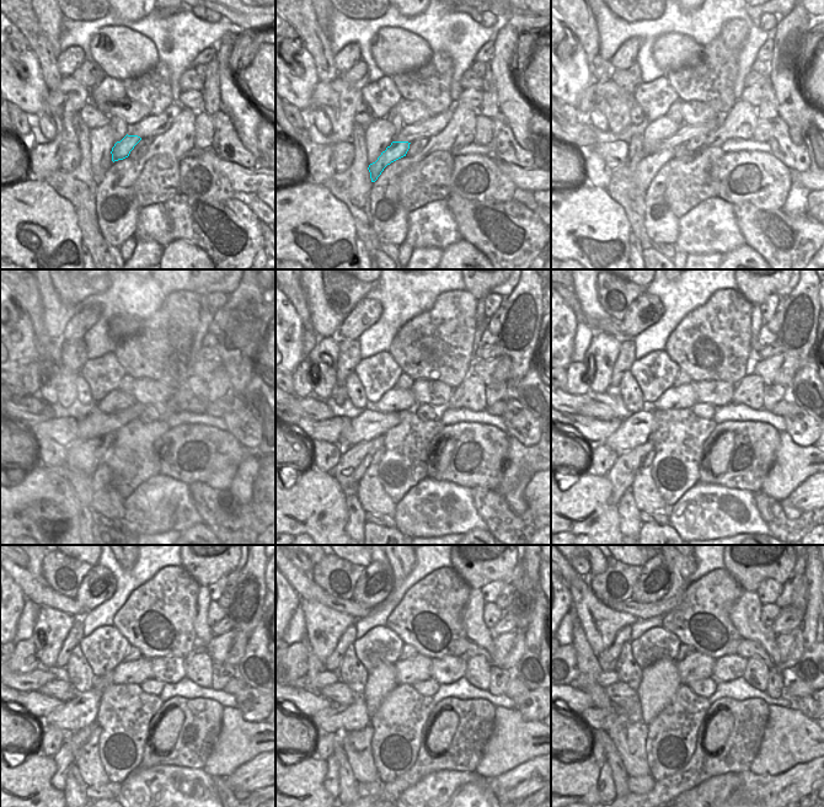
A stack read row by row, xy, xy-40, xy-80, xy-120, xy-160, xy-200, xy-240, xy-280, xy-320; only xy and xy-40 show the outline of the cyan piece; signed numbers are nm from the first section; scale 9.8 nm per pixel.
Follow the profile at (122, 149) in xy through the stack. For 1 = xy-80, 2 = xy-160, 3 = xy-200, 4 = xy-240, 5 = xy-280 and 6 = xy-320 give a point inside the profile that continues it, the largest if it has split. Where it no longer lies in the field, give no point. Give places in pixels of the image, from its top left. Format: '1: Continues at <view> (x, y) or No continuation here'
1: Continues at xy-80 (646, 170)
2: Continues at xy-160 (354, 460)
3: Continues at xy-200 (621, 475)
4: Continues at xy-240 (65, 755)
5: Continues at xy-280 (331, 780)
6: Continues at xy-320 (606, 789)

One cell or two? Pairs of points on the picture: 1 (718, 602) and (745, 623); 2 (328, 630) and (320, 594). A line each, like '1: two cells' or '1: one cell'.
1: two cells
2: two cells

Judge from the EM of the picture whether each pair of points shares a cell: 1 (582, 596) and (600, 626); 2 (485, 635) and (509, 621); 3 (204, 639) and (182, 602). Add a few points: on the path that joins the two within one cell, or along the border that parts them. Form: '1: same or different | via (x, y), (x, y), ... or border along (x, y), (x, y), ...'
1: same | via (586, 603), (597, 619)
2: different | border along (490, 629), (495, 635)
3: different | border along (197, 592), (194, 635), (199, 642)

